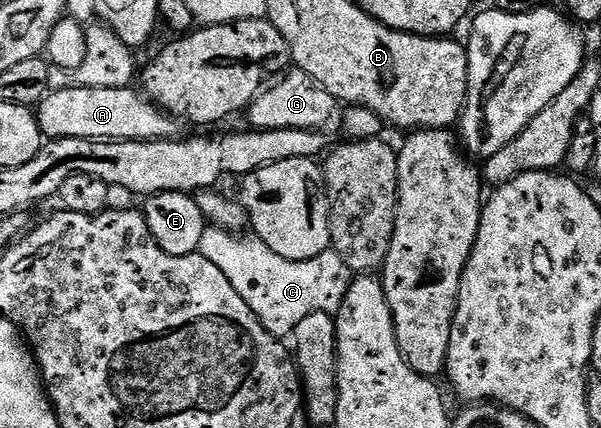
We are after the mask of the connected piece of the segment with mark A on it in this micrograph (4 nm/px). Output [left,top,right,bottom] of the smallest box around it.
[35,87,178,141]

